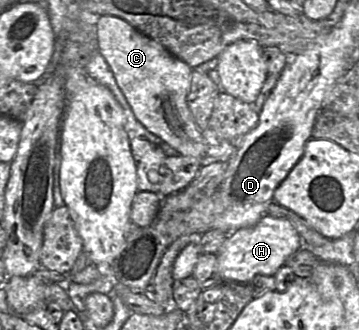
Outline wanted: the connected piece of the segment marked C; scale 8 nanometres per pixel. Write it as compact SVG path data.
M96 17L94 33L96 49L112 71L136 119L179 155L194 157L202 166L207 165L207 145L186 101L192 68L118 17Z

